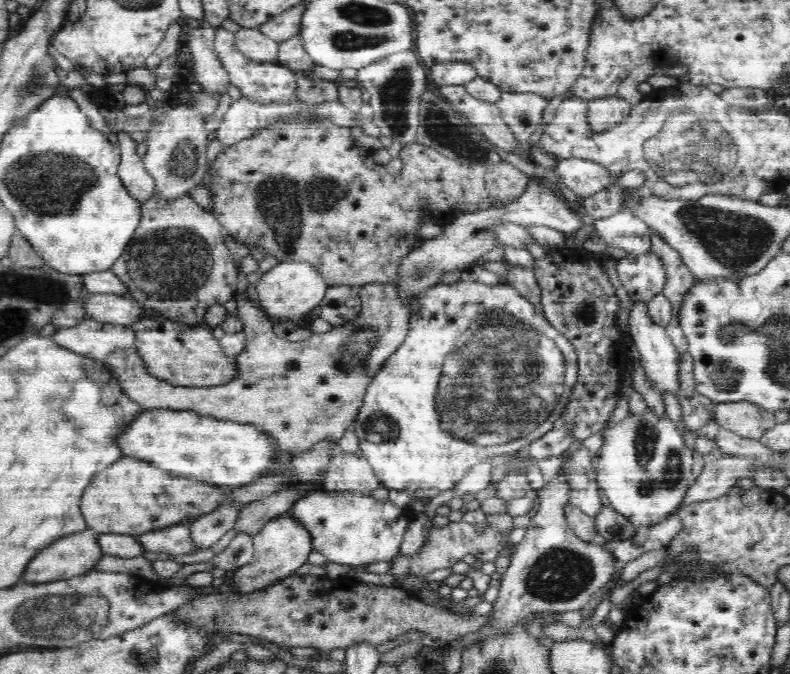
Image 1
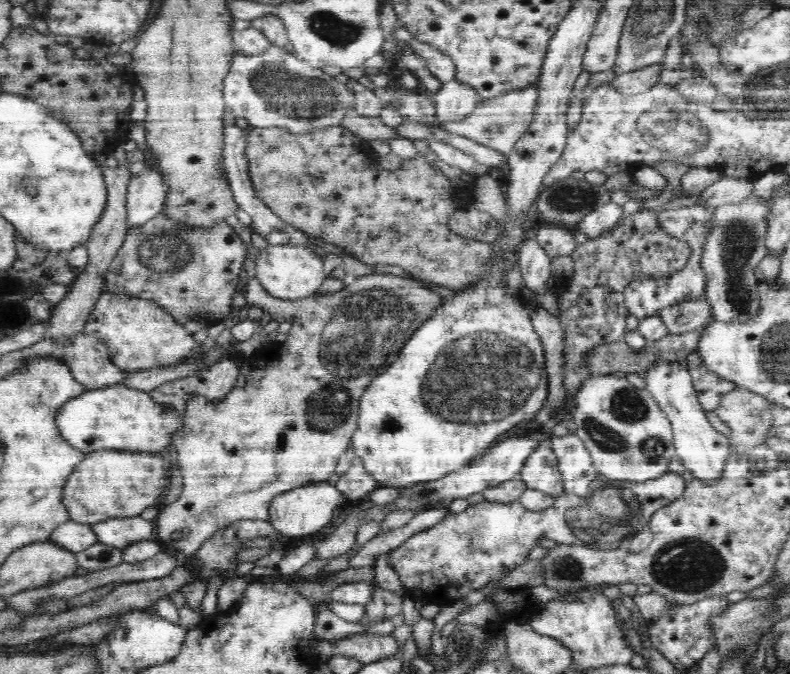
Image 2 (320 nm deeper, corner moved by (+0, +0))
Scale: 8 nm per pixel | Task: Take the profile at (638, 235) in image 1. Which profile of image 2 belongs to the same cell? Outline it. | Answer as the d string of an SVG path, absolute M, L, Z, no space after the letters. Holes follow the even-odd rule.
M612 201L606 202L600 208L588 213L579 223L579 230L588 238L600 236L602 232L614 228L624 218L624 208Z

